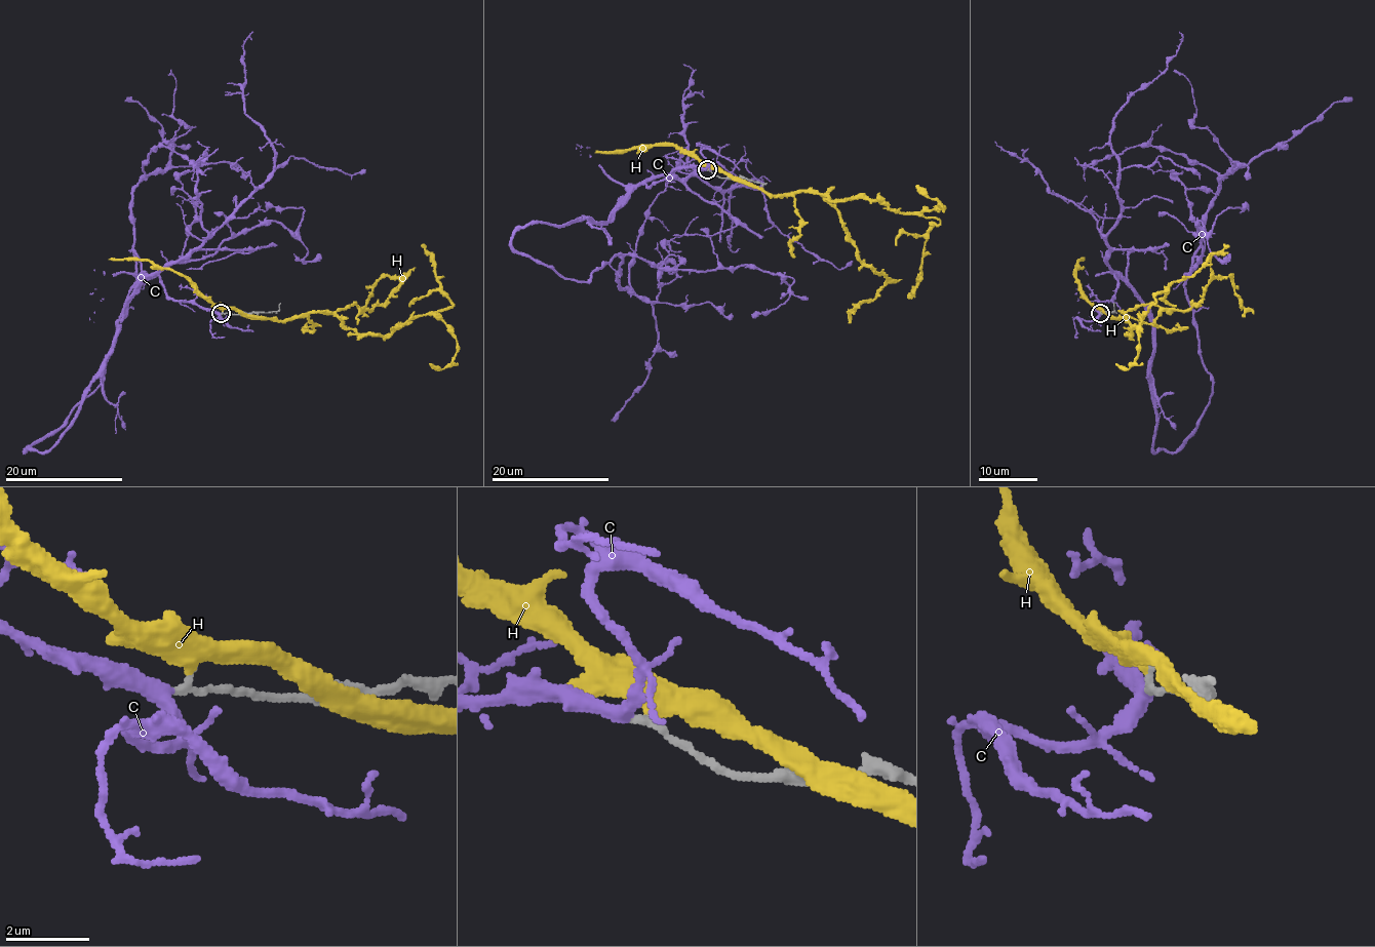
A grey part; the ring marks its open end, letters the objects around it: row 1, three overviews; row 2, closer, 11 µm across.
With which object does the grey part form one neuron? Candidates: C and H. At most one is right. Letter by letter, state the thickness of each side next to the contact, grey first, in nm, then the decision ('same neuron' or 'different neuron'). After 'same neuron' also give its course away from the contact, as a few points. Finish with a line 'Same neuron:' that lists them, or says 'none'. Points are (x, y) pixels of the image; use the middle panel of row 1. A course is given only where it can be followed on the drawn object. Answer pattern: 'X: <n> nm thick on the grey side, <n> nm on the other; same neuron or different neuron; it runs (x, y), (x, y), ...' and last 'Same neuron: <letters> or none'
C: 180 nm thick on the grey side, 320 nm on the other; same neuron; it runs (706, 169), (512, 239), (588, 282), (621, 253), (618, 283), (651, 304), (658, 350), (614, 422)
H: 180 nm thick on the grey side, 320 nm on the other; different neuron
Same neuron: C

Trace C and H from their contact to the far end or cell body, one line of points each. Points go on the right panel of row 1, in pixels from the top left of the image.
C: (1100, 313), (1116, 274), (1176, 452), (1213, 382), (1184, 286), (1203, 216), (1352, 97)
H: (1100, 311), (1124, 320), (1123, 313), (1130, 334), (1164, 289), (1190, 277), (1228, 245)

